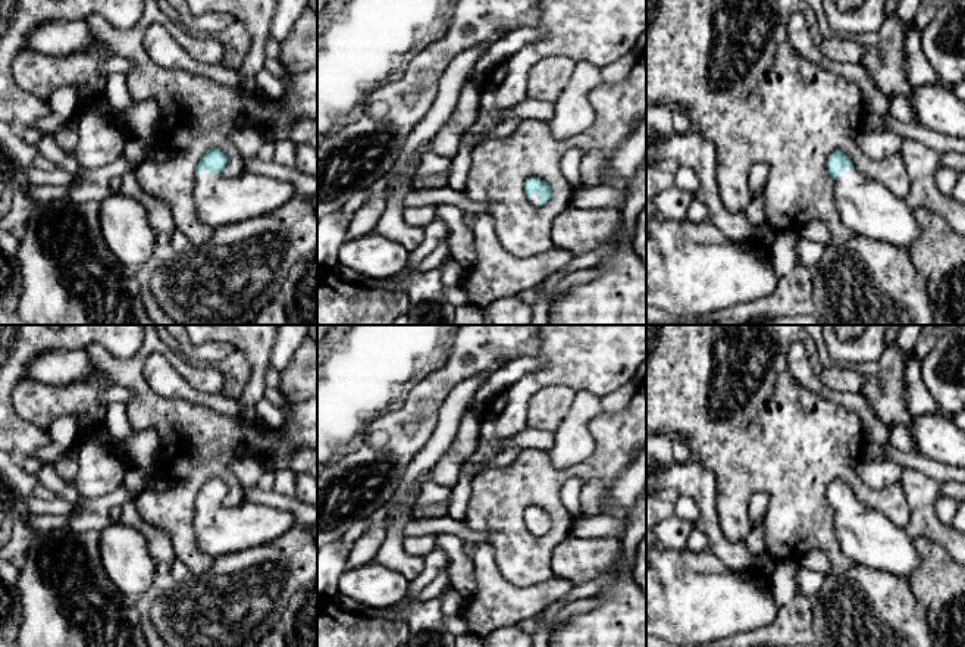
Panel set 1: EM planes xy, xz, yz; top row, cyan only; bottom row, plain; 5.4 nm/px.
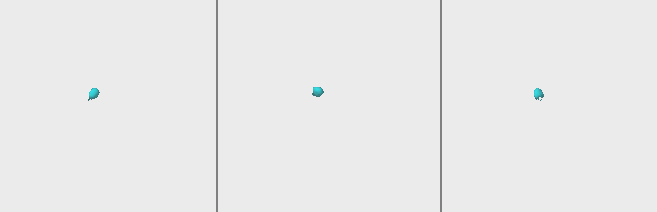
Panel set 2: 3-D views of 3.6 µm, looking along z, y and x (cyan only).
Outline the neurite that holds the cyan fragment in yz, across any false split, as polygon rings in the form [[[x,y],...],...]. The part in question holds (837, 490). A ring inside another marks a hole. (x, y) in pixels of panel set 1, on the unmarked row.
[[[840,479],[827,490],[836,510],[836,538],[853,563],[908,578],[919,566],[914,540],[880,512],[861,504]]]

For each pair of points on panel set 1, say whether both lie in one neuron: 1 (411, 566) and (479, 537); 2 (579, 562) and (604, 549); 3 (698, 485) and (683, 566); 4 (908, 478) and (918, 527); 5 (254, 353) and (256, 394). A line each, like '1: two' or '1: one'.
1: two
2: one
3: two
4: one
5: one

